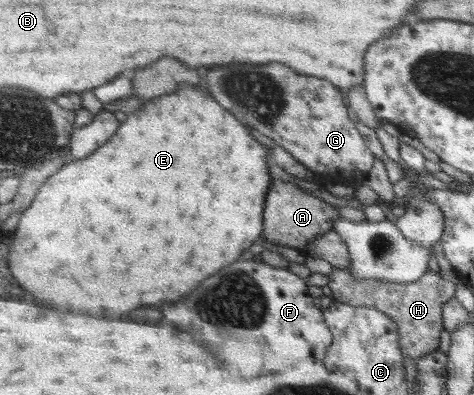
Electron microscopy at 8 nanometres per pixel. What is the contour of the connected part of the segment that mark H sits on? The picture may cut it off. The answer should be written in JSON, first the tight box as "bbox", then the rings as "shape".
{"bbox":[329,267,455,359],"shape":[[[334,267],[329,274],[330,290],[333,300],[350,304],[354,307],[372,307],[380,312],[388,313],[397,324],[398,334],[402,335],[402,352],[407,357],[420,359],[438,349],[442,326],[442,306],[455,296],[455,284],[442,280],[434,271],[426,271],[418,280],[409,283],[397,283],[376,278],[358,280],[348,268]]]}

